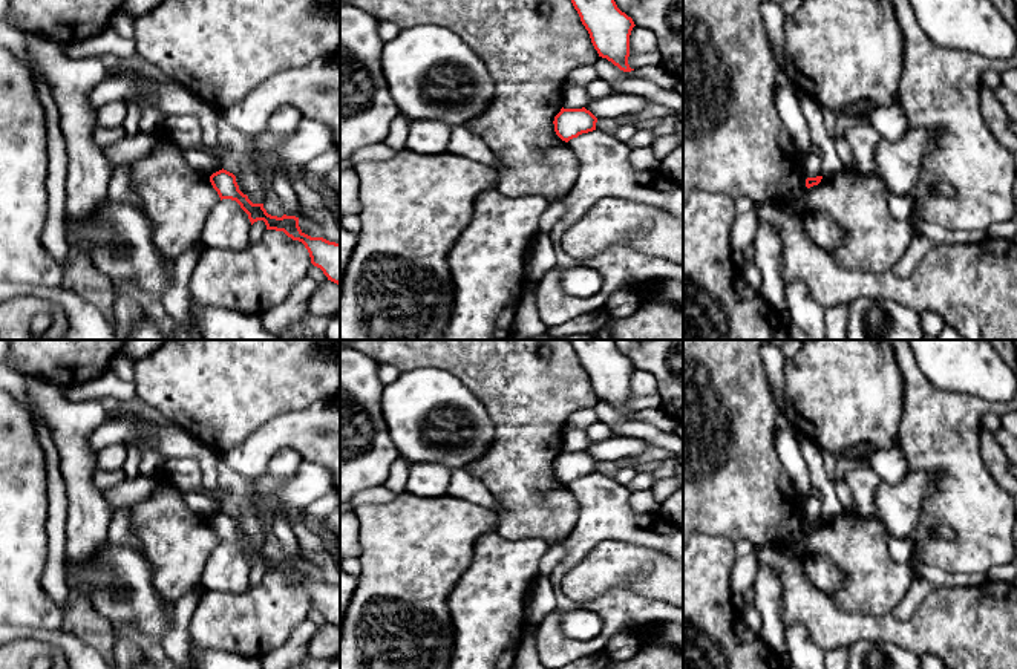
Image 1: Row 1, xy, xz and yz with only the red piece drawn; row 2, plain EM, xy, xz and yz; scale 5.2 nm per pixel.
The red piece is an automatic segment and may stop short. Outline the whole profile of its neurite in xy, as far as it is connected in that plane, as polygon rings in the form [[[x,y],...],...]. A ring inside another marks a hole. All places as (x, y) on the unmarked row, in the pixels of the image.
[[[219,513],[210,519],[213,531],[217,534],[221,543],[236,543],[240,551],[248,557],[251,568],[263,563],[267,573],[283,574],[293,583],[299,583],[309,596],[311,606],[323,614],[328,623],[340,628],[340,586],[329,585],[323,580],[311,580],[299,569],[299,560],[271,559],[263,551],[263,547],[253,547],[247,537],[239,533],[236,519],[227,513]]]

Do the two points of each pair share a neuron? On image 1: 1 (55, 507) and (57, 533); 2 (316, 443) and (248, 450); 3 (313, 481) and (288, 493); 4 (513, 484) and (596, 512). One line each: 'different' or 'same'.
1: same
2: same
3: same
4: different

